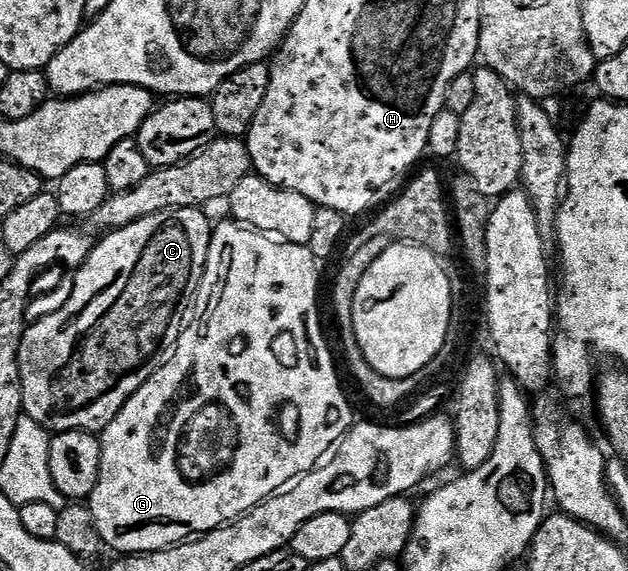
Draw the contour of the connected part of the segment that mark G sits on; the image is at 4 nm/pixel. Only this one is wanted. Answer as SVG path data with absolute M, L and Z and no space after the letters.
M234 219L226 220L212 228L209 255L203 268L203 277L199 281L203 285L203 293L198 293L199 313L195 313L195 325L187 329L187 337L183 337L179 353L154 380L149 379L140 384L139 390L127 400L122 411L107 424L101 434L103 462L99 482L89 498L89 508L104 546L108 550L116 549L119 555L168 549L171 545L188 540L192 535L202 535L228 521L236 521L254 505L260 505L273 491L277 491L281 483L312 468L324 456L323 445L327 451L334 450L353 424L351 405L343 394L343 385L339 382L331 349L319 326L319 273L315 270L315 256L305 245L289 245L257 229L249 229Z

